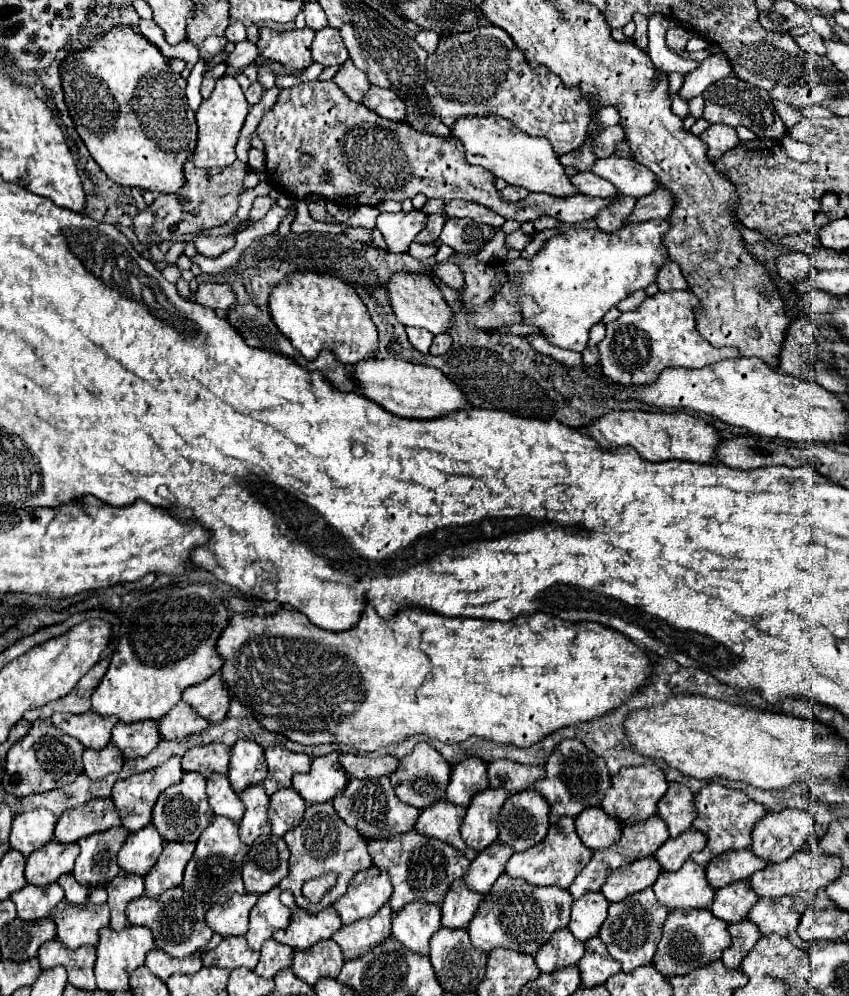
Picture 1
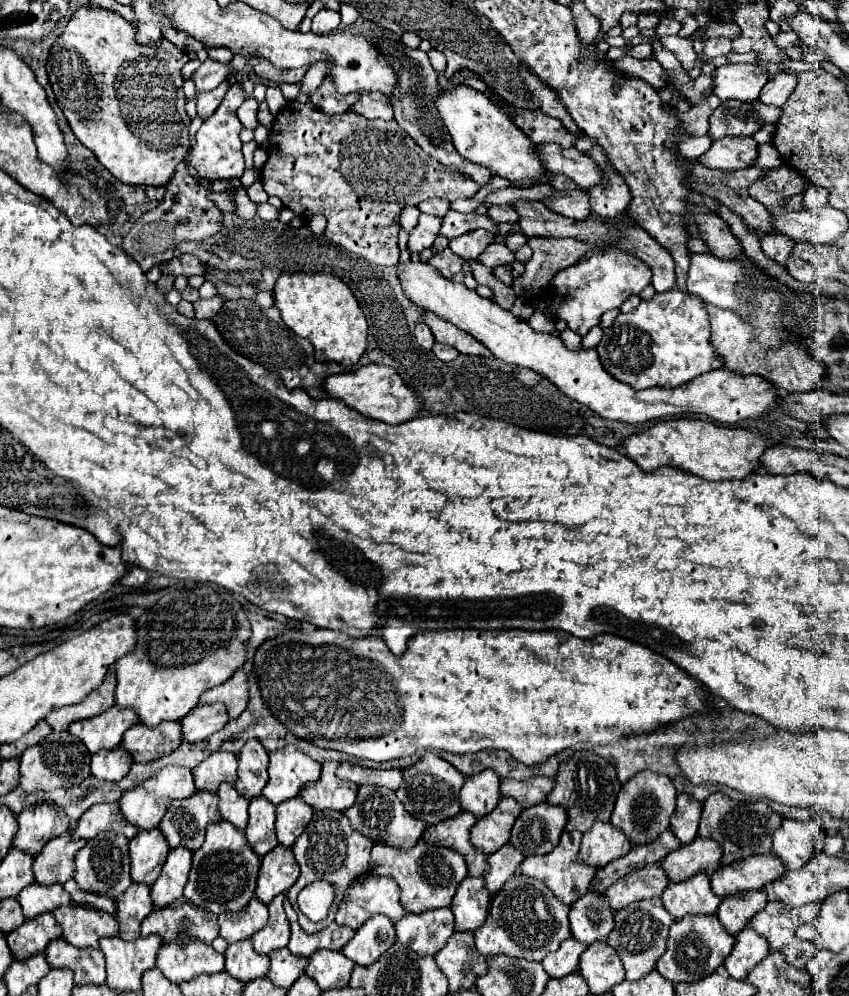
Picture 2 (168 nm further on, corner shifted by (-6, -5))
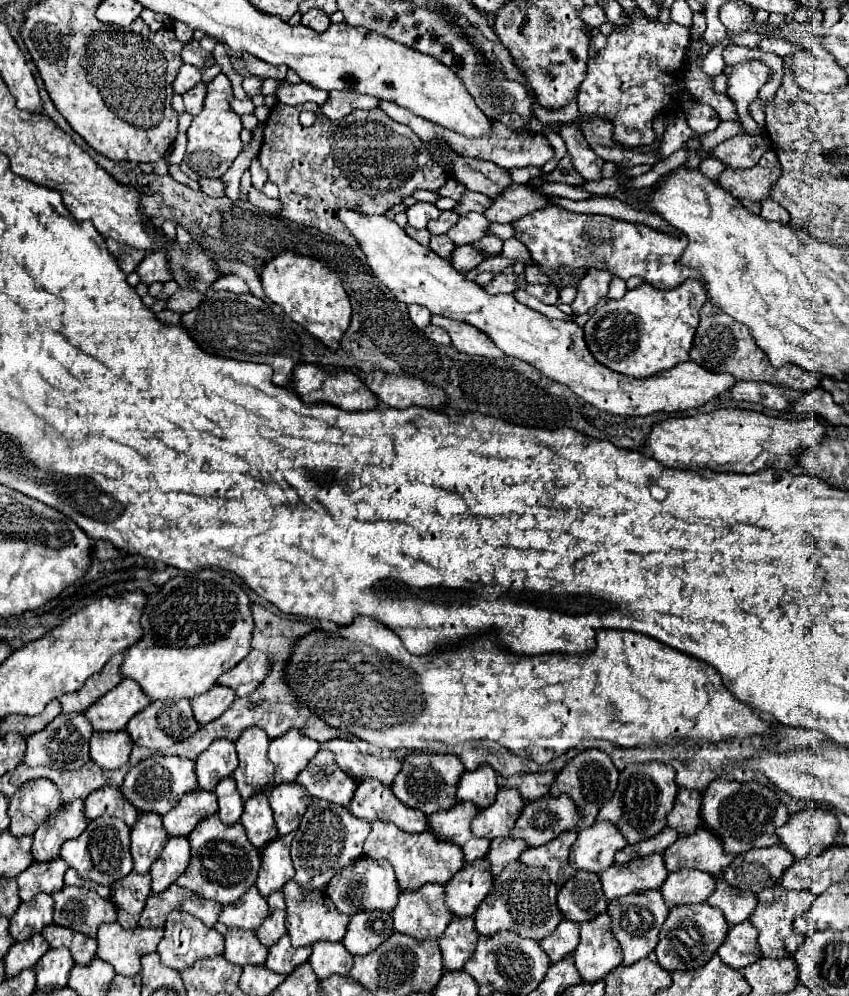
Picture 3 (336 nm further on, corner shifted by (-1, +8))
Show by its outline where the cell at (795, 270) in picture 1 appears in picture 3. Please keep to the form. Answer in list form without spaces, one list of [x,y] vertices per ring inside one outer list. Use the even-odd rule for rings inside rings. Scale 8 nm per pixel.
[[[763,198],[759,204],[761,204],[761,216],[763,216],[765,220],[789,222],[789,212],[787,212],[783,206],[779,206],[775,200],[771,200],[771,198]]]

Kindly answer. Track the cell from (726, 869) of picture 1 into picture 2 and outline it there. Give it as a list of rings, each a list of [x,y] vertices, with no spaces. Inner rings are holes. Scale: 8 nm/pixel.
[[[772,853],[750,855],[714,871],[714,875],[710,877],[712,891],[724,899],[742,891],[762,889],[768,881],[782,877],[784,871],[784,863]]]

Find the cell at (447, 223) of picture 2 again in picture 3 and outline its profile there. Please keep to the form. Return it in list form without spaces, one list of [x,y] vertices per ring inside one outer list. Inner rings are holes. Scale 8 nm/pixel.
[[[445,210],[445,212],[441,212],[441,216],[439,216],[437,220],[431,220],[431,222],[429,222],[427,230],[431,230],[431,234],[447,234],[447,230],[449,230],[451,226],[455,226],[457,218],[459,218],[459,216],[457,216],[455,212]]]

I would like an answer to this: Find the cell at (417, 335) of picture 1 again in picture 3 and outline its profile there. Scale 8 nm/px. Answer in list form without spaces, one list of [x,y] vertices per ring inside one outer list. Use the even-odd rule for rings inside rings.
[[[407,306],[407,310],[409,310],[409,316],[411,316],[413,324],[415,324],[419,330],[425,330],[425,328],[429,326],[429,318],[431,318],[429,310],[425,310],[423,306]]]

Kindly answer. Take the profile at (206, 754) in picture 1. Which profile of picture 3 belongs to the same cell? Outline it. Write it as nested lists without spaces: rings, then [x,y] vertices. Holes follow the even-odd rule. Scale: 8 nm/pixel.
[[[225,740],[211,742],[211,746],[195,760],[195,764],[199,788],[215,790],[217,782],[221,782],[221,778],[231,776],[239,764],[235,744]]]

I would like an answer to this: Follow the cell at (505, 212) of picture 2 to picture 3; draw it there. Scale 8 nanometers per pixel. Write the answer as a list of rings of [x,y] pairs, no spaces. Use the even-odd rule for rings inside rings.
[[[467,190],[467,192],[461,196],[459,204],[453,208],[453,212],[457,212],[457,214],[467,214],[469,210],[473,210],[473,212],[483,212],[489,204],[491,204],[491,198]]]

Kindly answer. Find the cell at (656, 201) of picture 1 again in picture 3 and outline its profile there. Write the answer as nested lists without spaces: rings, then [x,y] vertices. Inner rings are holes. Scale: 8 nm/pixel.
[[[501,273],[497,275],[489,284],[485,284],[483,288],[485,288],[485,292],[489,292],[489,294],[499,294],[499,292],[513,292],[515,290],[515,280],[517,280],[517,276],[515,273],[506,275]]]

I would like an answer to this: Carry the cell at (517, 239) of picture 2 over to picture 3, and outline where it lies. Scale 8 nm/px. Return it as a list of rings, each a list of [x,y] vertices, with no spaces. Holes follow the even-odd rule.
[[[485,236],[477,242],[473,242],[473,246],[477,246],[477,250],[481,250],[481,254],[485,254],[485,258],[491,256],[499,256],[501,248],[503,248],[503,240],[499,240],[497,236]]]

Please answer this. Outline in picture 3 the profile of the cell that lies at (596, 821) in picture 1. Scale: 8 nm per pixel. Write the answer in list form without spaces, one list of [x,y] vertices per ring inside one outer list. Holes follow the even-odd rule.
[[[599,822],[589,828],[579,830],[575,844],[571,846],[569,864],[575,870],[603,872],[613,864],[617,850],[627,846],[623,834],[611,822]]]

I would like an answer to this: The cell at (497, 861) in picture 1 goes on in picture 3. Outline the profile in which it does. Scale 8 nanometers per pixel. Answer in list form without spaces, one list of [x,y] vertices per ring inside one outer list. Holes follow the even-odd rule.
[[[505,836],[505,838],[495,838],[491,840],[491,848],[489,848],[489,862],[491,862],[491,872],[497,876],[501,874],[501,870],[513,862],[513,860],[519,860],[519,856],[527,850],[527,844],[521,842],[521,840],[515,840],[511,836]]]

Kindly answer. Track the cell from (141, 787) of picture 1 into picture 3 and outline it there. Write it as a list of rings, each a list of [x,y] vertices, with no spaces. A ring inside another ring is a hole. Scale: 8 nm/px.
[[[153,754],[129,770],[129,774],[123,780],[121,792],[139,812],[167,814],[173,806],[177,806],[177,802],[181,800],[181,794],[187,794],[189,790],[195,790],[195,788],[197,788],[197,776],[195,776],[193,760],[187,760],[181,756]]]

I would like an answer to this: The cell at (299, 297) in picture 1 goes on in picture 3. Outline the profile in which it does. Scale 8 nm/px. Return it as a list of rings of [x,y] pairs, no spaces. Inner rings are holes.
[[[283,252],[263,264],[261,268],[261,284],[265,296],[273,300],[283,312],[297,324],[301,324],[307,332],[319,338],[329,350],[337,350],[341,336],[345,334],[351,320],[351,304],[341,286],[339,276],[323,262],[301,256],[293,252]]]

